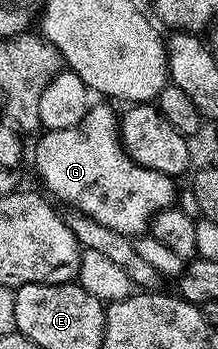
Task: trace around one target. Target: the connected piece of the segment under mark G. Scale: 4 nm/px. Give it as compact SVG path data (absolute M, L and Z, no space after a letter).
M92 105L73 128L49 130L39 135L35 170L47 185L46 193L52 199L60 198L76 206L82 217L92 218L113 233L130 239L146 235L151 222L163 210L176 205L176 179L142 166L127 154L121 137L121 118L118 113L115 115L113 107Z

